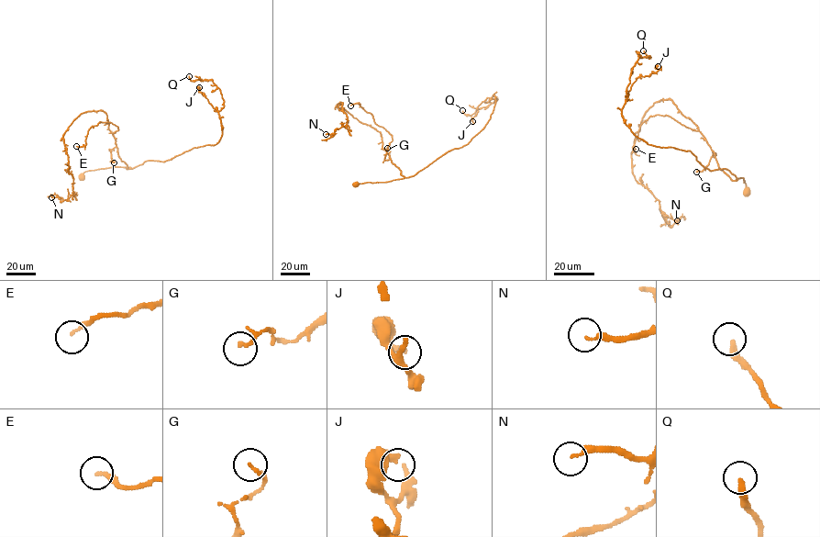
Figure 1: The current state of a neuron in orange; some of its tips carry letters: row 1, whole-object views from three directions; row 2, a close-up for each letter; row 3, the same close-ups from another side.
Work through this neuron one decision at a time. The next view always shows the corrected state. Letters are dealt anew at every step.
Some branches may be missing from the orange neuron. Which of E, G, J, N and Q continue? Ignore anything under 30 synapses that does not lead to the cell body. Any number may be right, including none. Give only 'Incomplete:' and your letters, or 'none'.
Incomplete: Q

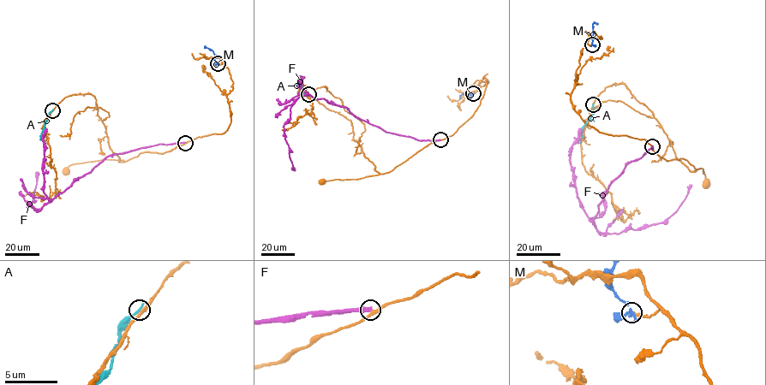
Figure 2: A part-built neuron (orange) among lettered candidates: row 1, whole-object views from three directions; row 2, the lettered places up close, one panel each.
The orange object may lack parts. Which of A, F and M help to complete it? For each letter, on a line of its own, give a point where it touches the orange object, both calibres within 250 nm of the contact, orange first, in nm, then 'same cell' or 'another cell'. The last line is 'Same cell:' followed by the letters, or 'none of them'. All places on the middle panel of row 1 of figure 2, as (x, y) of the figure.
A: meets orange at (308, 94); 320 nm thick on the orange side, 320 nm on the other; another cell
F: meets orange at (440, 139); 280 nm thick on the orange side, 400 nm on the other; another cell
M: meets orange at (473, 93); 300 nm thick on the orange side, 240 nm on the other; another cell
Same cell: none of them

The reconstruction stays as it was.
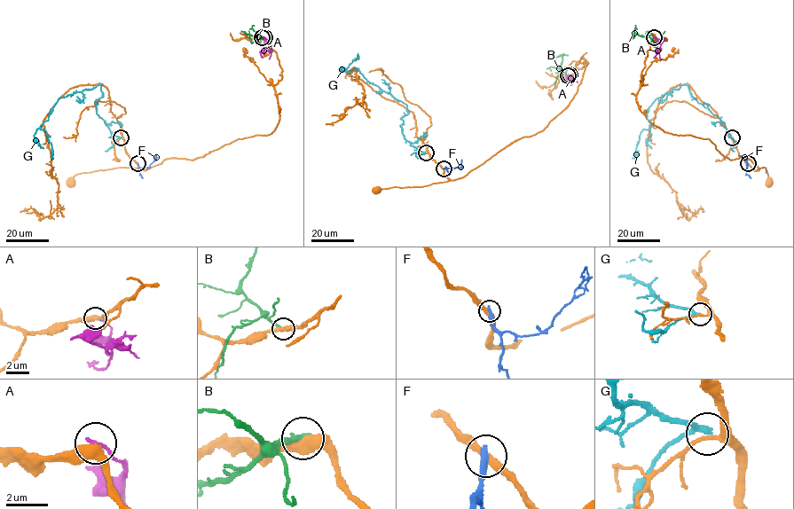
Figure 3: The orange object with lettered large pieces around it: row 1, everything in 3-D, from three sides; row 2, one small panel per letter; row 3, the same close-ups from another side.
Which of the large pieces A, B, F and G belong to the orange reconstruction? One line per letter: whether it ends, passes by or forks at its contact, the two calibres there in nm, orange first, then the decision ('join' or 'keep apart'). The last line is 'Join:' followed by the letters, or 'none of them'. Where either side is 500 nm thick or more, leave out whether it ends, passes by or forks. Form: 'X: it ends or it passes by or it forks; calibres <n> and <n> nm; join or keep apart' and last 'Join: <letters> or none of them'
A: it ends; calibres 400 and 190 nm; keep apart
B: it ends; calibres 460 and 280 nm; keep apart
F: it ends; calibres 320 and 360 nm; keep apart
G: it passes by; calibres 150 and 220 nm; keep apart
Join: none of them

